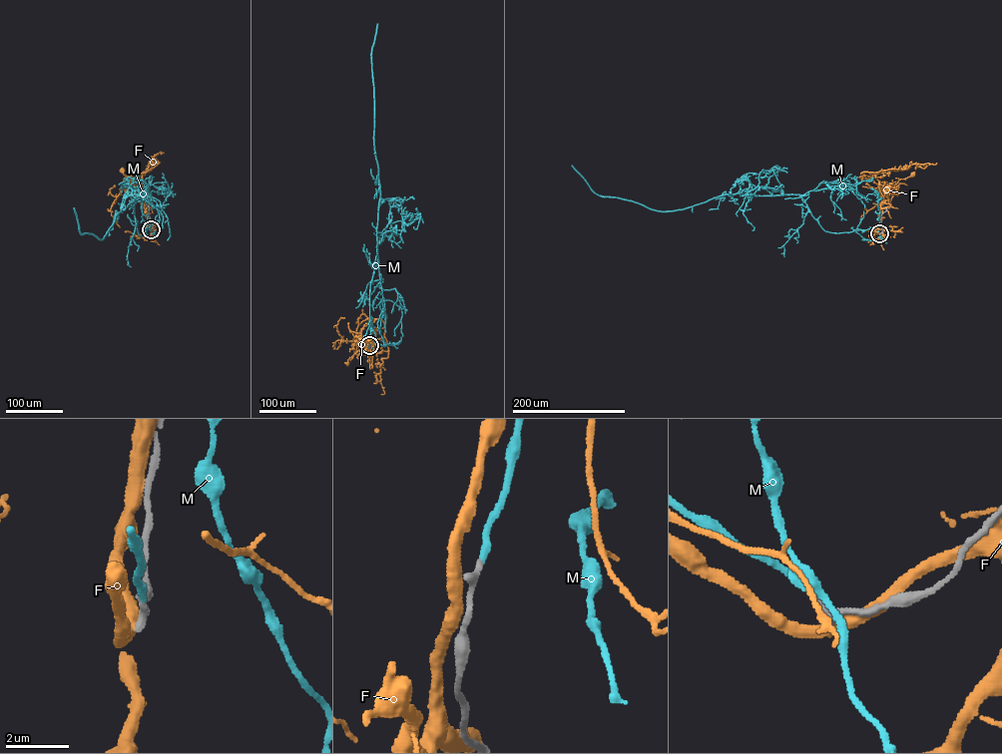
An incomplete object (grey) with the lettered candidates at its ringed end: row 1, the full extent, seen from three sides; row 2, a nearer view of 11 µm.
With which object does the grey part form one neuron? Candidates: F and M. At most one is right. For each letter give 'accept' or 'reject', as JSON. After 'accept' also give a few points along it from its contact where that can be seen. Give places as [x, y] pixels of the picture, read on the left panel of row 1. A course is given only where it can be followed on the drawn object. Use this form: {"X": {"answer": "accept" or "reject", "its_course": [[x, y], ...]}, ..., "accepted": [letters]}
{"F": {"answer": "reject"}, "M": {"answer": "accept", "its_course": [[151, 229], [150, 224], [139, 235], [133, 202], [117, 214], [100, 239], [92, 234], [80, 233], [74, 207]]}, "accepted": ["M"]}

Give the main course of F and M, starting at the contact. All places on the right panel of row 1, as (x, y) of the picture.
F: (879, 233), (882, 231), (880, 208), (884, 189), (912, 175)
M: (879, 233), (870, 227), (825, 231), (799, 194), (737, 192), (682, 209), (654, 210), (598, 195), (572, 165)

